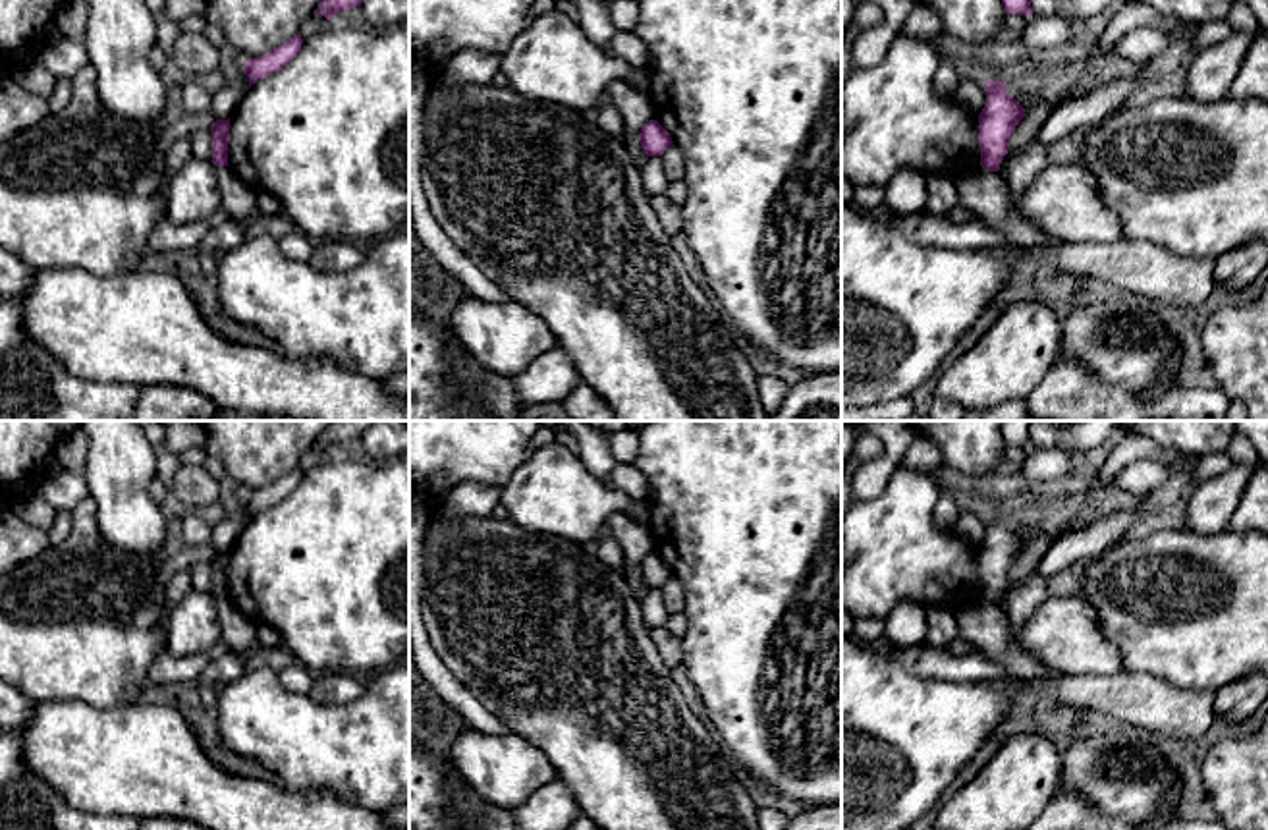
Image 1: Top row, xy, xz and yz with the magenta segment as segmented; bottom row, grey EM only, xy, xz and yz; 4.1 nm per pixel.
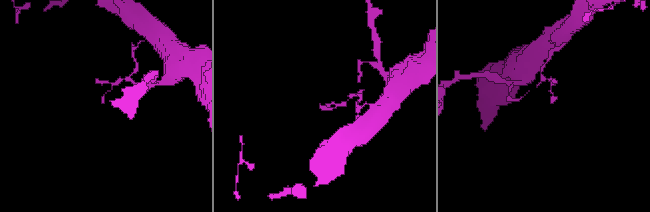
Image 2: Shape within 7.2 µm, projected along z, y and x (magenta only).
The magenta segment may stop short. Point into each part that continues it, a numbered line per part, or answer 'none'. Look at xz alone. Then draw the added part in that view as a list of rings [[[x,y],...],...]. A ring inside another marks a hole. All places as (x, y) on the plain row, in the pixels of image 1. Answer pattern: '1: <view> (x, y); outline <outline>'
none

